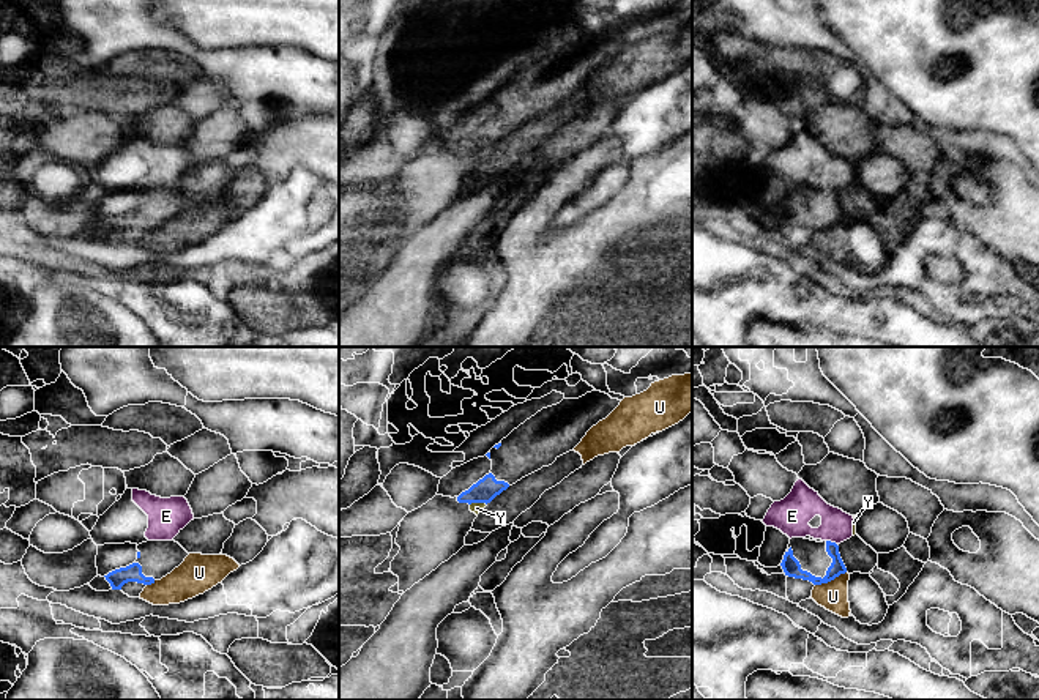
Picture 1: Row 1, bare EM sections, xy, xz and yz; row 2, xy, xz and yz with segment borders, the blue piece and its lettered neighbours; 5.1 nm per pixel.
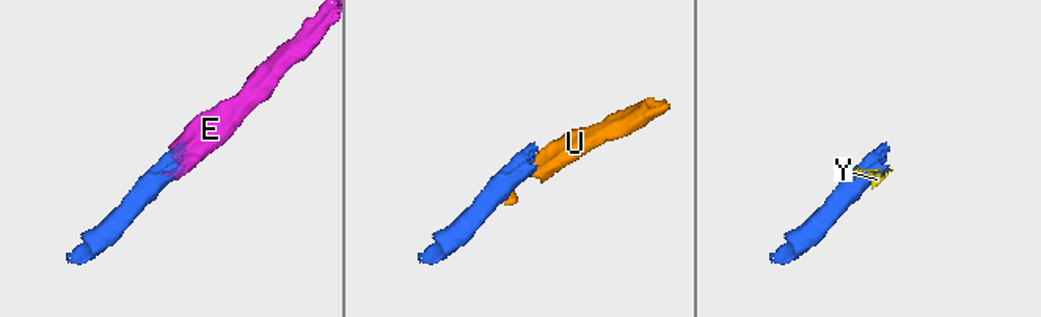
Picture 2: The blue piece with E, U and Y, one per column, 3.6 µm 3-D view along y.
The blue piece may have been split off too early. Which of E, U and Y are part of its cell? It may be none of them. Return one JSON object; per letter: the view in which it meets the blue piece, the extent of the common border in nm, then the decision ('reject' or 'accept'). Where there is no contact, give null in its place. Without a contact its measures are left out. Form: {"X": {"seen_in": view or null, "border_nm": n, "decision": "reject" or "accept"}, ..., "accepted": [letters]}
{"E": {"seen_in": "yz", "border_nm": 60, "decision": "reject"}, "U": {"seen_in": "yz", "border_nm": 180, "decision": "reject"}, "Y": {"seen_in": "xz", "border_nm": 90, "decision": "reject"}, "accepted": []}

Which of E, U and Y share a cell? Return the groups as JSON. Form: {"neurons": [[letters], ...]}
{"neurons": [["E", "Y"], ["U"]]}

